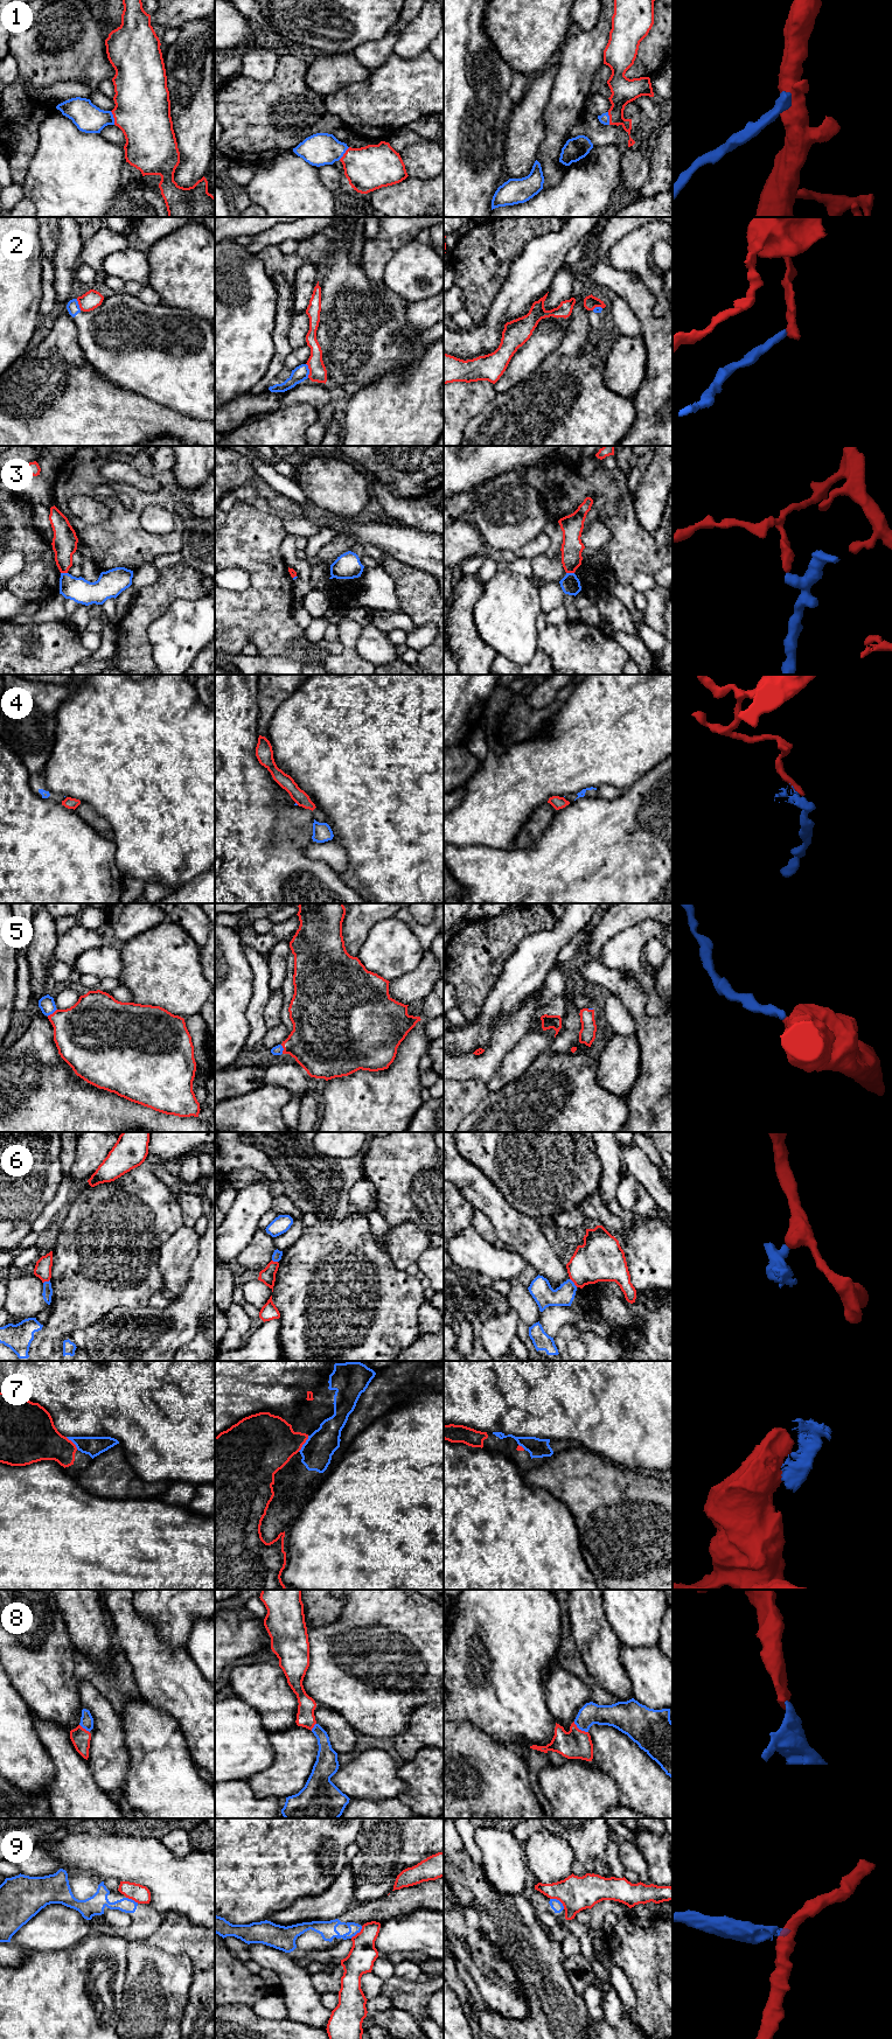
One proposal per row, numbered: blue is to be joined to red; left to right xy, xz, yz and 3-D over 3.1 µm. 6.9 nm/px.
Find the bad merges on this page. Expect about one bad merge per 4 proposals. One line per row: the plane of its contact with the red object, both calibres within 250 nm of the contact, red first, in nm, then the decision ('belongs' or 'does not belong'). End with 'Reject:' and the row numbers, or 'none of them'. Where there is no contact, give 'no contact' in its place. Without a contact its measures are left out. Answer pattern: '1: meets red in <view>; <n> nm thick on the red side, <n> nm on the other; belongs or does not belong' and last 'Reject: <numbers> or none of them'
1: meets red in xy; 380 nm thick on the red side, 200 nm on the other; belongs
2: meets red in xz; 120 nm thick on the red side, 100 nm on the other; does not belong
3: meets red in yz; 140 nm thick on the red side, 140 nm on the other; does not belong
4: meets red in xz; 100 nm thick on the red side, 20 nm on the other; does not belong
5: meets red in xy; 400 nm thick on the red side, 110 nm on the other; belongs
6: meets red in yz; 320 nm thick on the red side, 150 nm on the other; does not belong
7: meets red in xz; 380 nm thick on the red side, 220 nm on the other; belongs
8: meets red in yz; 200 nm thick on the red side, 150 nm on the other; belongs
9: meets red in yz; 240 nm thick on the red side, 80 nm on the other; does not belong
Reject: 2, 3, 4, 6, 9

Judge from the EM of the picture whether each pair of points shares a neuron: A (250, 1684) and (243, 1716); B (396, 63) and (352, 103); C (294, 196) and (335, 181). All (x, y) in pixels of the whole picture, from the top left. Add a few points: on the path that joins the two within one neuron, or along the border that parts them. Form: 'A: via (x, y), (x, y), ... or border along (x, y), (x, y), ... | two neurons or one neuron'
A: border along (236, 1696), (258, 1712), (263, 1724) | two neurons
B: via (385, 75), (363, 97) | one neuron
C: border along (316, 167), (319, 180), (334, 193) | two neurons

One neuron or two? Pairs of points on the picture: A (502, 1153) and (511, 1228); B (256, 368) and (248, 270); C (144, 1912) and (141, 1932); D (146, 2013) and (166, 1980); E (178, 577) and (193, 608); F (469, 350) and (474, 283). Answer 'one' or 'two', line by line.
A: two
B: one
C: one
D: one
E: two
F: two

